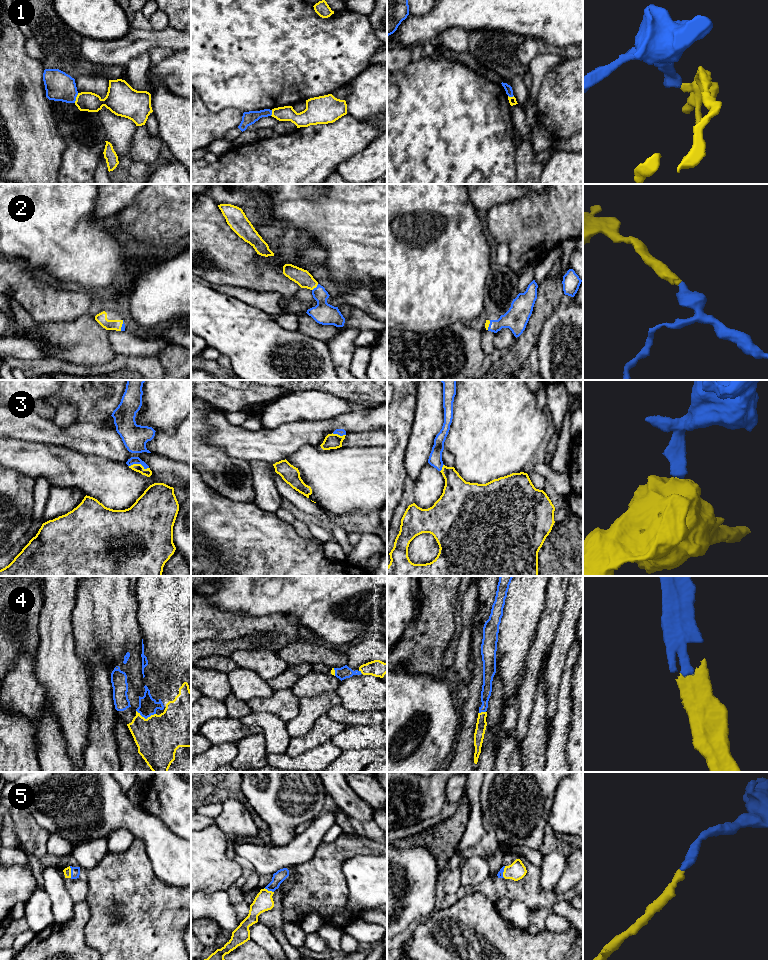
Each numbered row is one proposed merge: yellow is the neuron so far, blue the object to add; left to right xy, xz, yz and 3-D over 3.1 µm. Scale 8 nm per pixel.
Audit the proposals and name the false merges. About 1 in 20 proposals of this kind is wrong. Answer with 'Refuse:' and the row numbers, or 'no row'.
Refuse: 1

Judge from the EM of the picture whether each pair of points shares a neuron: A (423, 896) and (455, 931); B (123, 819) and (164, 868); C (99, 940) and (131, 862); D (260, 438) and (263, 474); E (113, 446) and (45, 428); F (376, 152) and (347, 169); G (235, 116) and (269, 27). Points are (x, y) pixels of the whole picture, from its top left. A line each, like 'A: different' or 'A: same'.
A: different
B: same
C: same
D: different
E: same
F: same
G: different

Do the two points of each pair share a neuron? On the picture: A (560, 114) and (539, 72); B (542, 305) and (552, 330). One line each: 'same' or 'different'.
A: different
B: different

